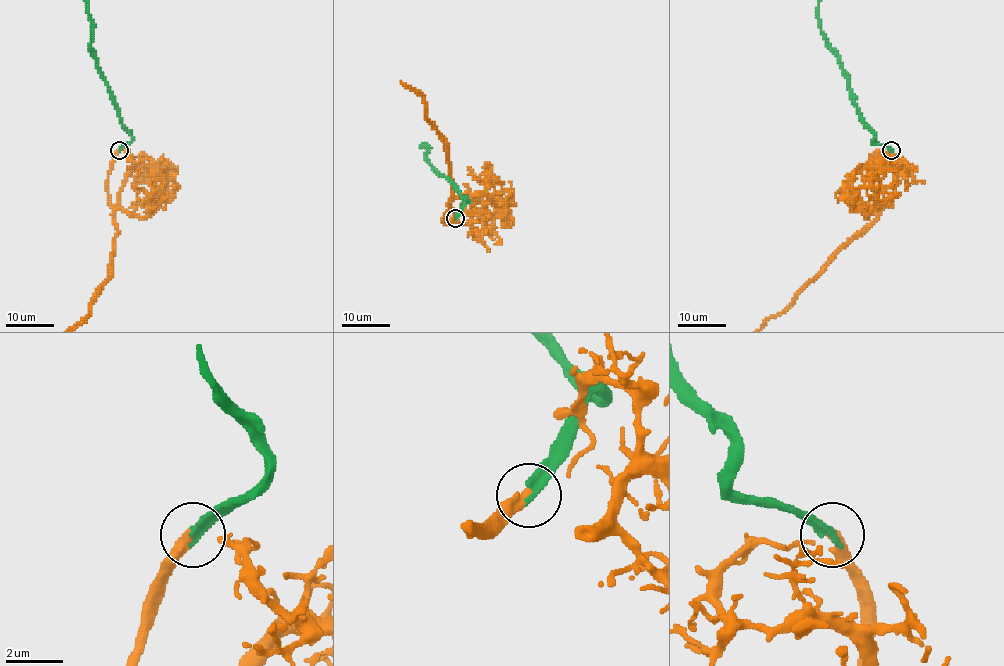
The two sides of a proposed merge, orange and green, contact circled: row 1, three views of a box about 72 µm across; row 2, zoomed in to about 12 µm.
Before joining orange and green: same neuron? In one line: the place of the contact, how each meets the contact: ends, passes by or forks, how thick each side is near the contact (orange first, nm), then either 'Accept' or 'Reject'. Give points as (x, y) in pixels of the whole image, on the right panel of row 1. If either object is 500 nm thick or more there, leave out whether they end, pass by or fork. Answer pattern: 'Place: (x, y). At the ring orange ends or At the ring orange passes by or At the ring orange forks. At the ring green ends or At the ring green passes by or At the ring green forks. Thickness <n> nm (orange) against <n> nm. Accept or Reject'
Place: (891, 150). At the ring orange passes by. At the ring green ends. Thickness 280 nm (orange) against 360 nm. Accept

